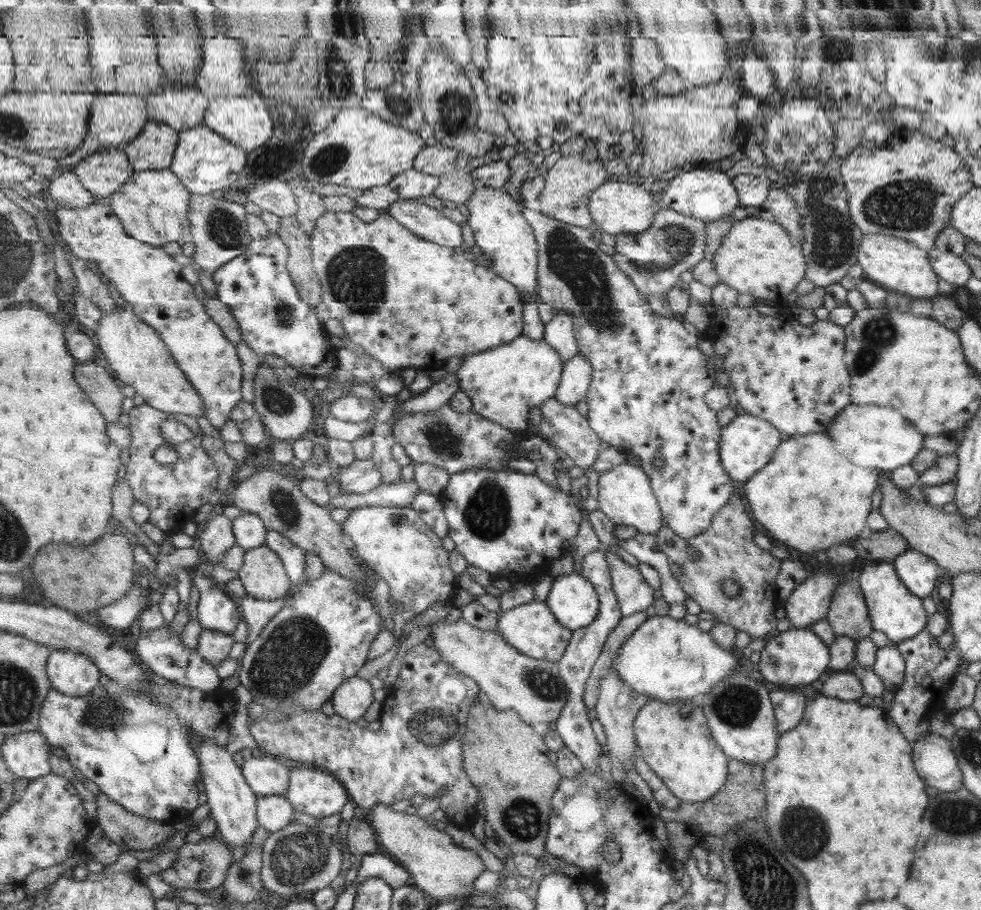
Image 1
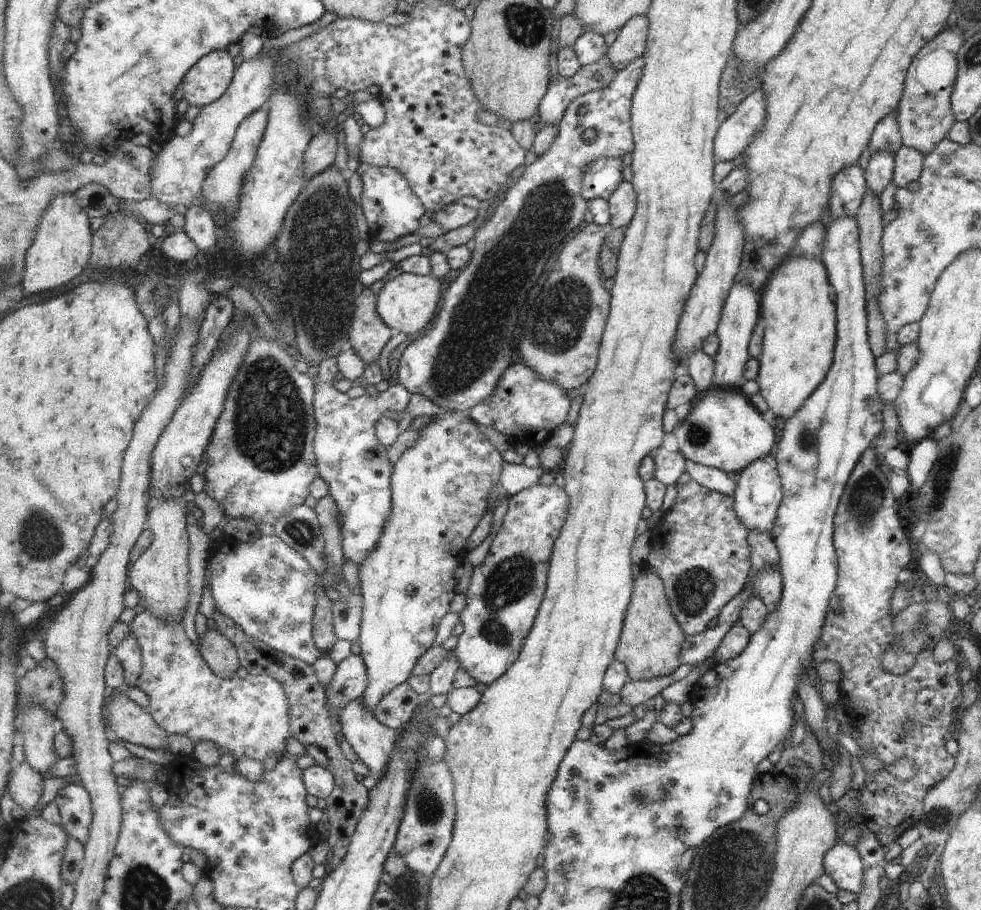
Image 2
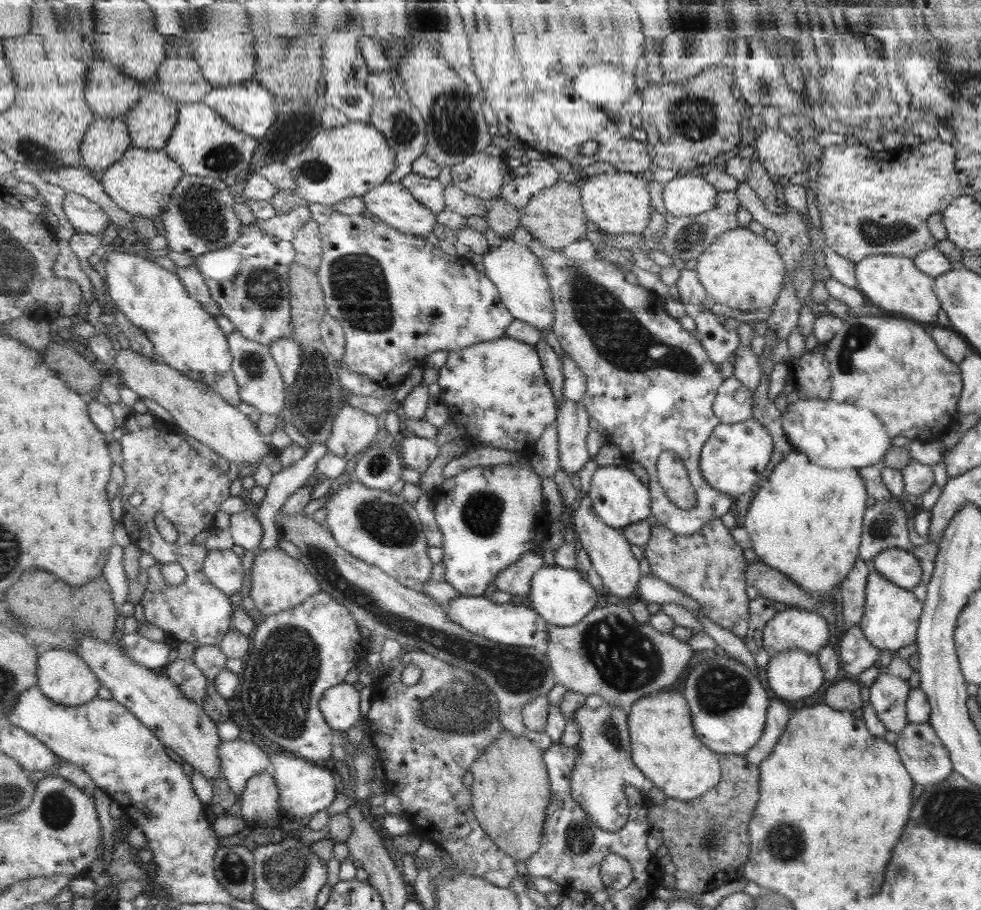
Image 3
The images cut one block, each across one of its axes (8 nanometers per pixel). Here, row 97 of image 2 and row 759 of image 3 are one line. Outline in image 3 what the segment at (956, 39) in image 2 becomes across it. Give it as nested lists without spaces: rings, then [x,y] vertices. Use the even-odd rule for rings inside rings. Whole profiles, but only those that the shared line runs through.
[[[928,722],[905,723],[894,747],[914,784],[925,787],[943,782],[951,774],[949,753]]]

